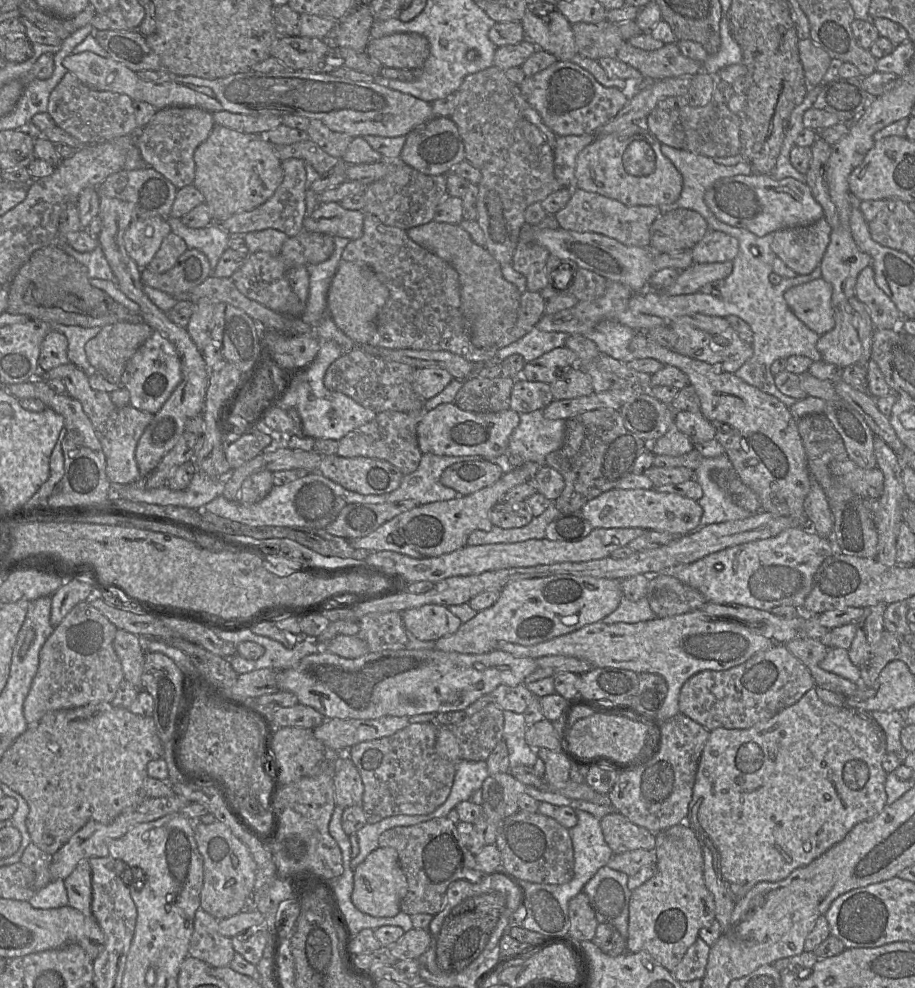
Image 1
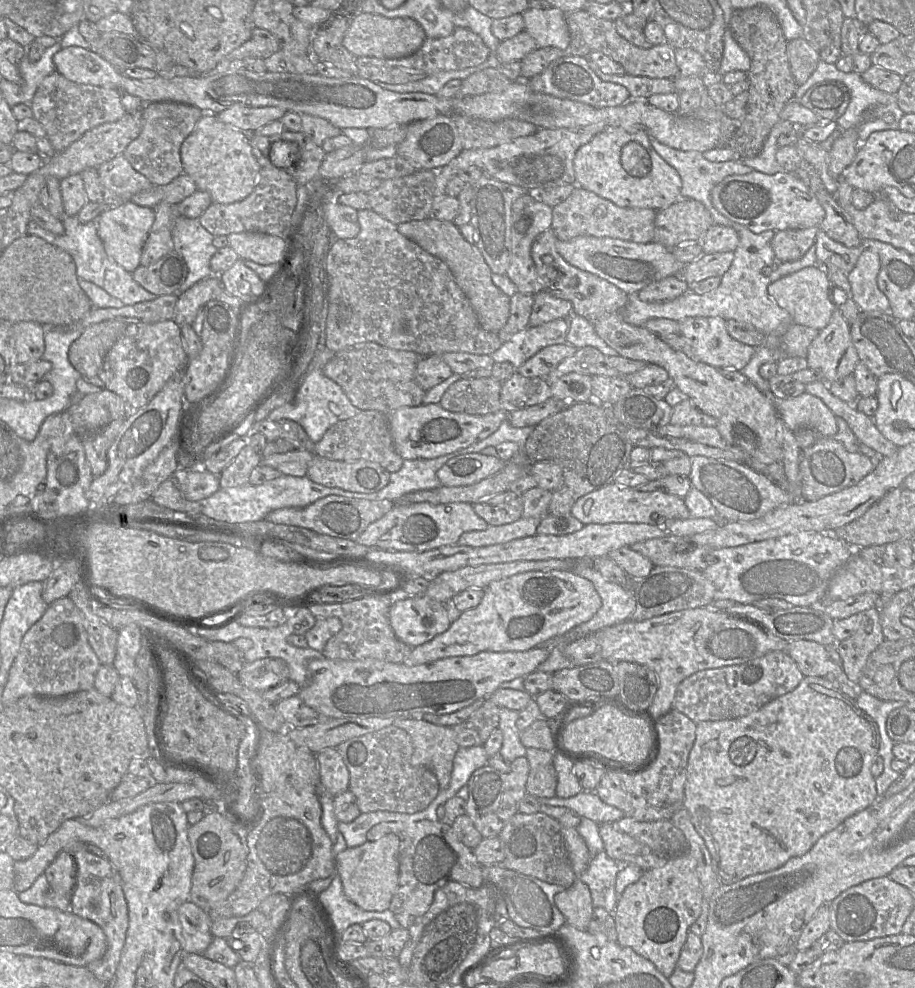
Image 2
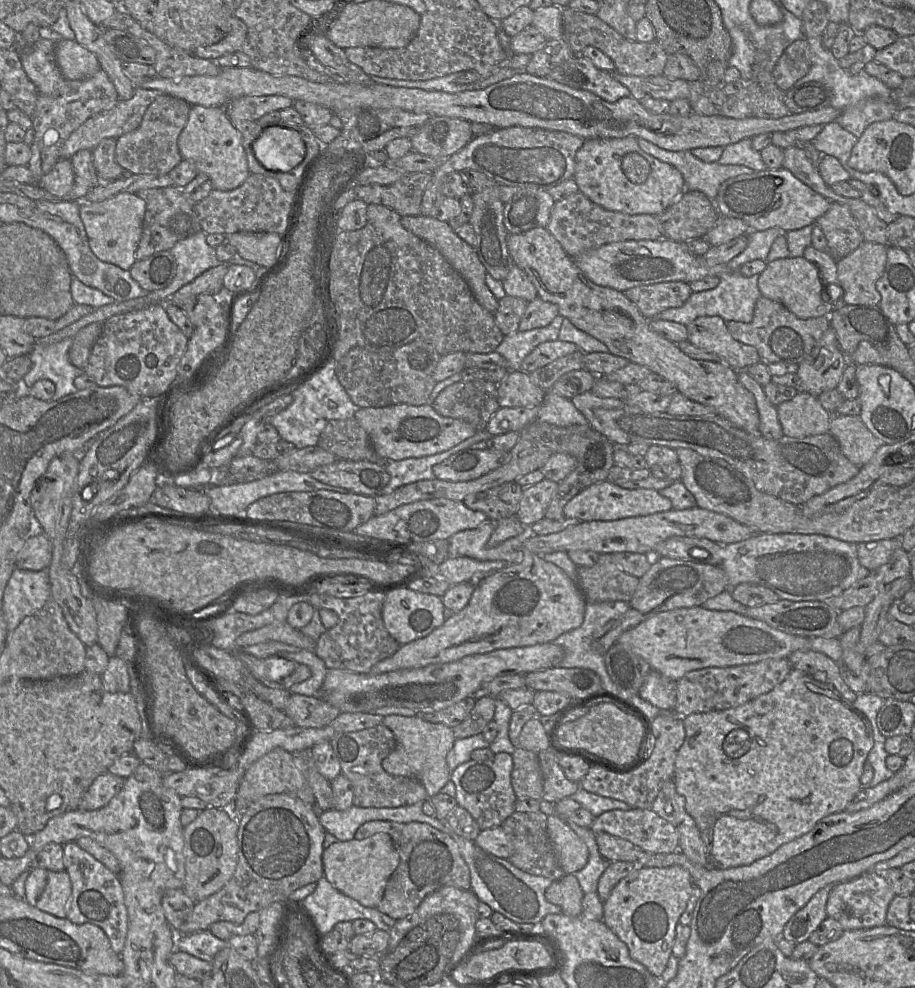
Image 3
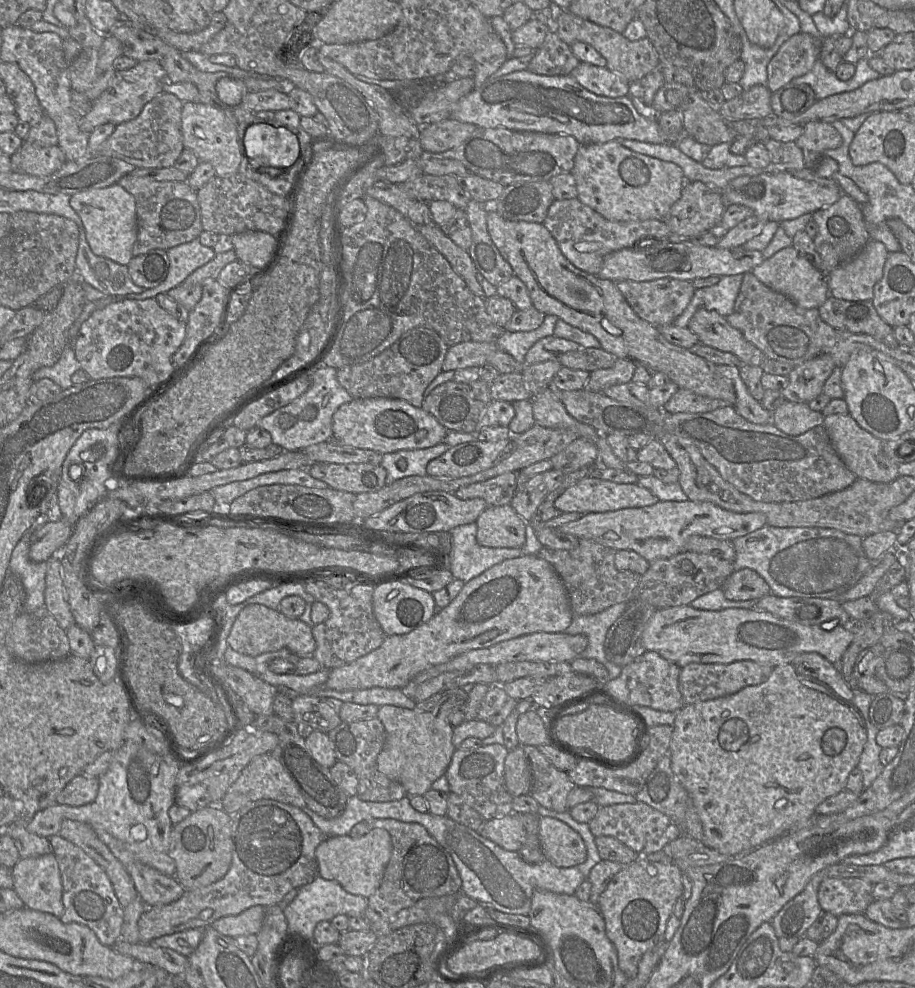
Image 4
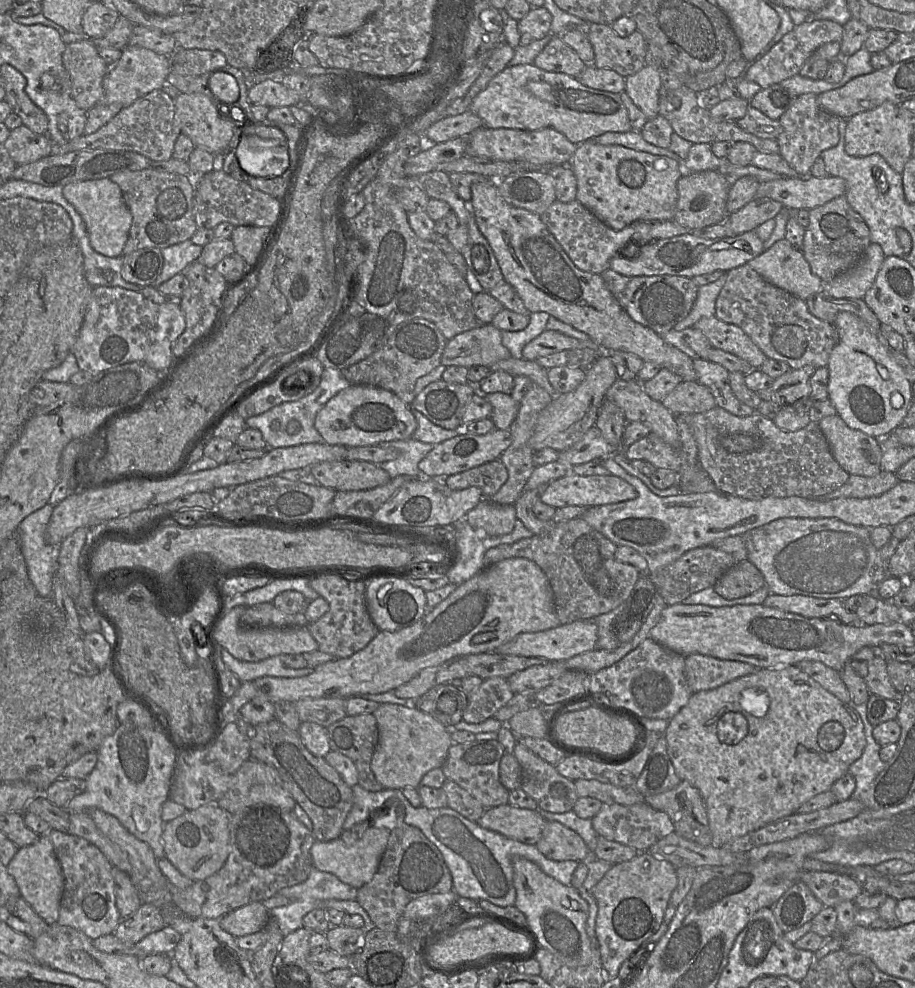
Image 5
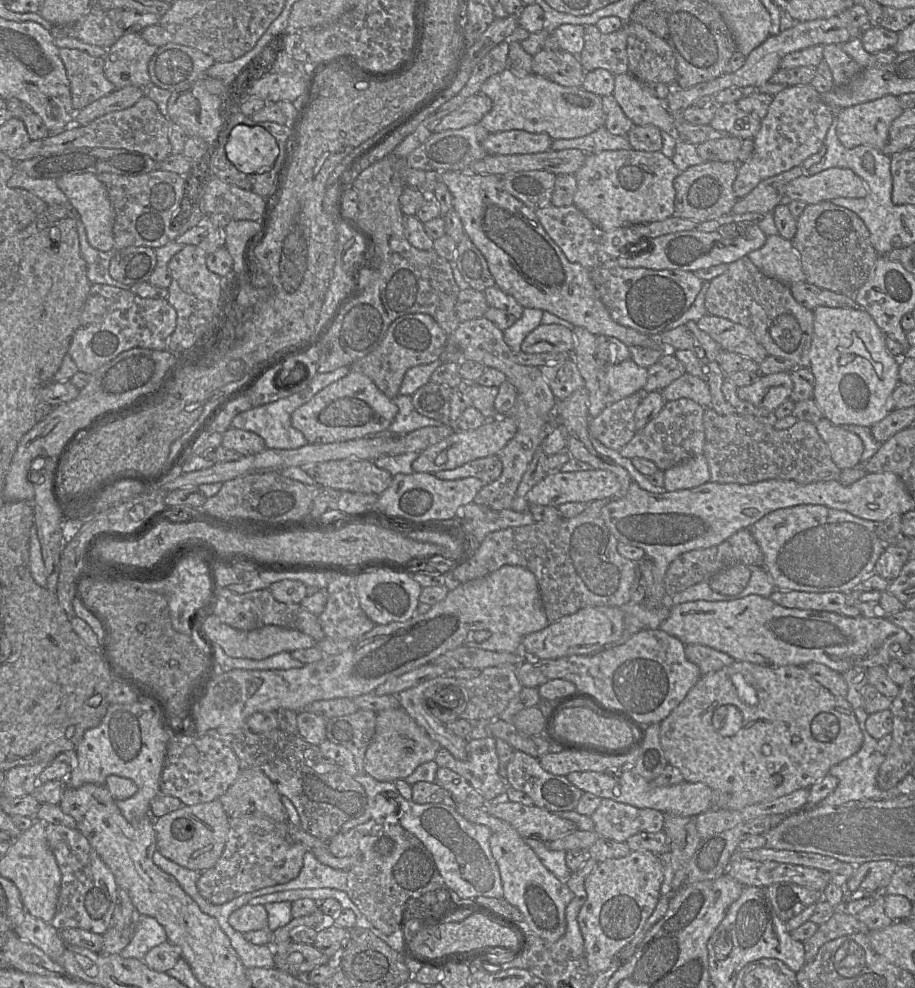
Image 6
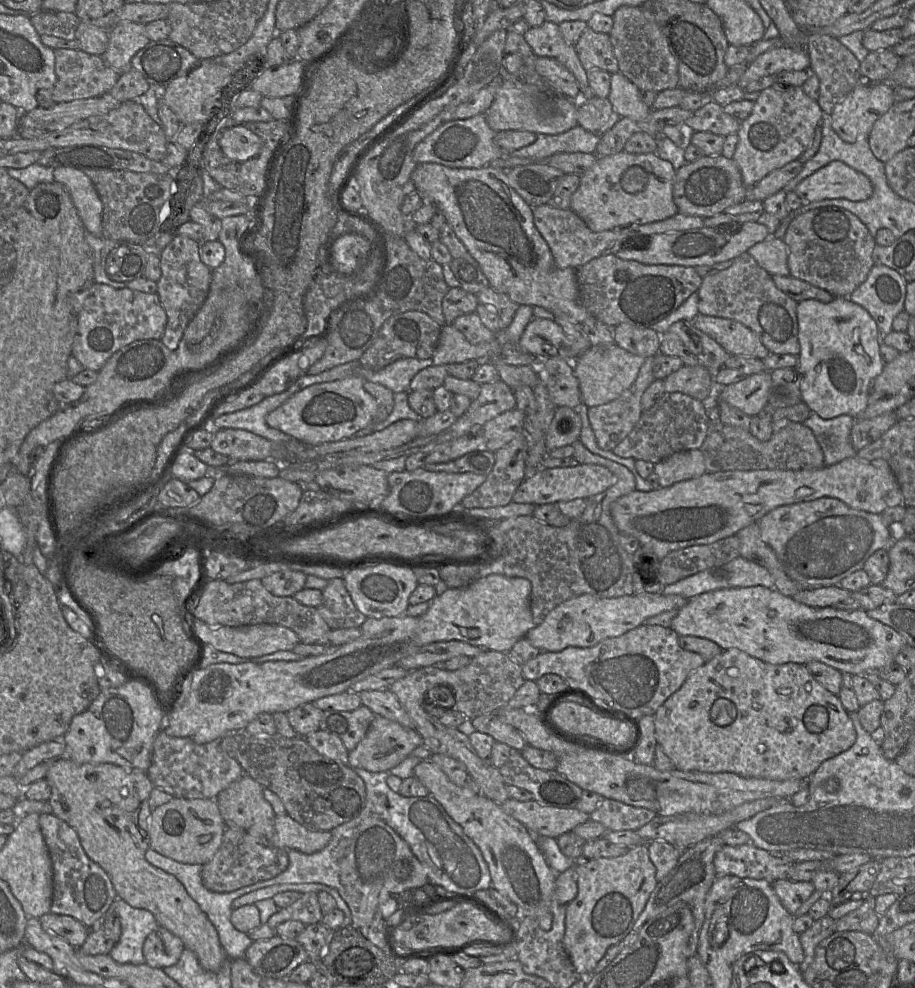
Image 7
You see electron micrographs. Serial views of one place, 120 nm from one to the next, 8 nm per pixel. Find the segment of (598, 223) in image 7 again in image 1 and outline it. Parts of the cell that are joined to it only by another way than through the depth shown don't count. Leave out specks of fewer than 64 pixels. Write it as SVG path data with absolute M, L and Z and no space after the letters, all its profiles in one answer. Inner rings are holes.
M634 123L597 138L577 157L575 188L606 196L626 206L676 207L683 178L661 152L661 144L643 123Z

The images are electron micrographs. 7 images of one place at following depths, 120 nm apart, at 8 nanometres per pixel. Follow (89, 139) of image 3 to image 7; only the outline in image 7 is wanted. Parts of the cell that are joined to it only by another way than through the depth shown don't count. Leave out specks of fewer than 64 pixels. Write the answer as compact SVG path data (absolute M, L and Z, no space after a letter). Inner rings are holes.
M116 22L109 29L109 42L103 59L118 74L132 68L134 55L150 42L145 25L131 22Z

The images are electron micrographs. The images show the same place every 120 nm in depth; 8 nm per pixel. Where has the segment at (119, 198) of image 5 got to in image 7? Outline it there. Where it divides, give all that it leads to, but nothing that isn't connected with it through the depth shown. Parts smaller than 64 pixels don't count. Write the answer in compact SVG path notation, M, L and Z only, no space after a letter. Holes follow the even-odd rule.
M58 167L53 170L56 182L64 185L87 231L103 236L103 204L92 180L78 167Z

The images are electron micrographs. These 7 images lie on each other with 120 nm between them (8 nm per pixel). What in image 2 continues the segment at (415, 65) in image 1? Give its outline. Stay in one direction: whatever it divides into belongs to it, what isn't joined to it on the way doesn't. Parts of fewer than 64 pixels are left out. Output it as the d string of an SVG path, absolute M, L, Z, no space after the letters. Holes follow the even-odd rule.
M358 12L351 18L343 38L343 45L356 57L398 59L415 53L422 46L426 37L423 27L412 18L388 18L375 13Z

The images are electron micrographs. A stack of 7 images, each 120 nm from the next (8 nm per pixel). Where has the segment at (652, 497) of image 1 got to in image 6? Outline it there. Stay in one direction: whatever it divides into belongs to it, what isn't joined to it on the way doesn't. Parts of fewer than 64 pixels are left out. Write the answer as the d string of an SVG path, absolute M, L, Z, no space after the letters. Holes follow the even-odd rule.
M607 470L549 472L528 493L530 505L558 507L568 502L590 503L610 498L620 489L617 476Z

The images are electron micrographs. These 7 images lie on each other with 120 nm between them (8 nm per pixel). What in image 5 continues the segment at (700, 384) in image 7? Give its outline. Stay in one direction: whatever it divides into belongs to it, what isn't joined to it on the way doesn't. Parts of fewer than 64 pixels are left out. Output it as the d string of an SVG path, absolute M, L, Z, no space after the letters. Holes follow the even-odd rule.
M681 381L661 402L674 415L699 414L716 406L709 388L697 381Z

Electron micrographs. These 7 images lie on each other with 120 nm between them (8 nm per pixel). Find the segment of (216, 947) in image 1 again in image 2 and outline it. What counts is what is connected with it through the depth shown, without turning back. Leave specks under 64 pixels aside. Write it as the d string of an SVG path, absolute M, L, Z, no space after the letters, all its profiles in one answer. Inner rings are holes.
M191 901L178 909L181 925L182 949L185 954L204 955L214 936L211 933L212 919L208 913Z

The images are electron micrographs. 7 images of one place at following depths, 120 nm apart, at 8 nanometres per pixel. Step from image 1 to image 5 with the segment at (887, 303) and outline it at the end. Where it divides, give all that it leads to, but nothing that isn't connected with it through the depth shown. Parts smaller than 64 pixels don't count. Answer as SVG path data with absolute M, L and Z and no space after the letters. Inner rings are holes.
M870 243L857 264L845 273L823 284L823 291L834 298L863 299L884 261L877 243Z

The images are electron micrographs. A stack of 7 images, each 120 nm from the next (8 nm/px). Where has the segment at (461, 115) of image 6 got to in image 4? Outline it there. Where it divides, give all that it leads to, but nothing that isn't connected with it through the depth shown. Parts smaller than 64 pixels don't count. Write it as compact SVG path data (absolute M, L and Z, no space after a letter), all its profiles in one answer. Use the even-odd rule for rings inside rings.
M450 118L427 126L421 126L420 143L425 153L443 153L460 145L476 129L477 127L474 124Z

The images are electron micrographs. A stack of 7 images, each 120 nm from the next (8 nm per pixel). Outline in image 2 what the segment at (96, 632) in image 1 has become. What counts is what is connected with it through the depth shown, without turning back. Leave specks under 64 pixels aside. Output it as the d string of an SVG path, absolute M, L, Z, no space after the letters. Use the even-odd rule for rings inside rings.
M68 596L57 599L24 635L8 673L2 702L7 706L27 695L65 697L93 689L101 665L89 644L80 610Z

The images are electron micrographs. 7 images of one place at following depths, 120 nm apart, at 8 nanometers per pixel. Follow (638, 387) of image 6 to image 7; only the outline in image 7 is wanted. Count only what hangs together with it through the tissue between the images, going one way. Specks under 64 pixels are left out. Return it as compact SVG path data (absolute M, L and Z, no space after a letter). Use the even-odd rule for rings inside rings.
M600 344L589 347L571 361L579 382L581 401L591 407L606 404L628 389L637 378L645 358L634 355L617 344Z

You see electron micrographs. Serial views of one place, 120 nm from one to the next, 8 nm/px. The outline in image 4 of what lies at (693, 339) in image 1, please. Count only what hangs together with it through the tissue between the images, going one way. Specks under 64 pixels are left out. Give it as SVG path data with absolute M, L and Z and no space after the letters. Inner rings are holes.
M705 309L697 310L690 319L687 327L697 335L699 343L734 354L741 361L742 365L762 367L765 361L768 360L761 350L747 341L738 329L732 327L726 318L716 311L707 311Z

